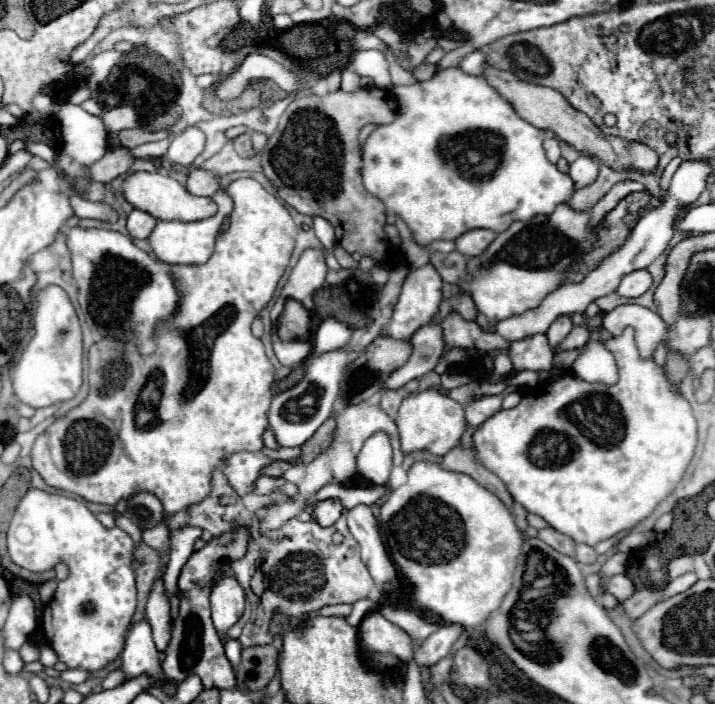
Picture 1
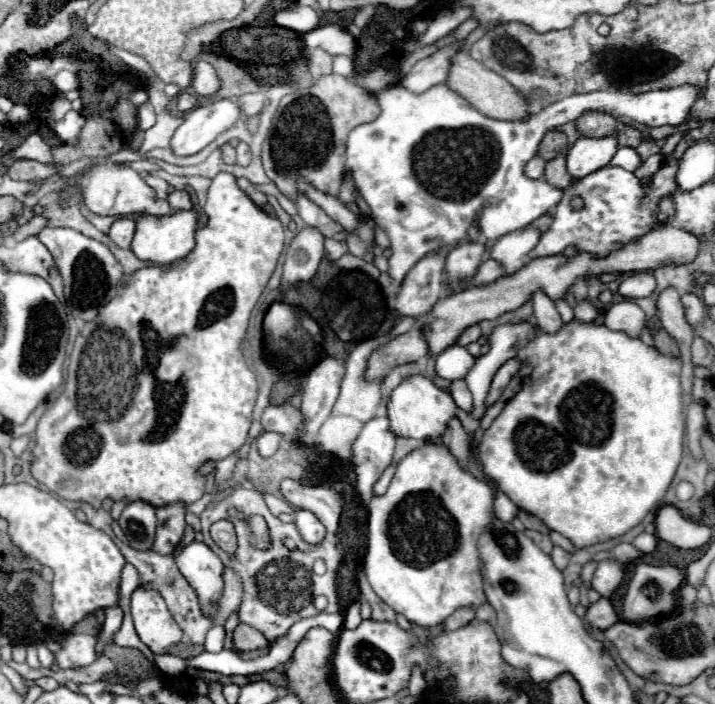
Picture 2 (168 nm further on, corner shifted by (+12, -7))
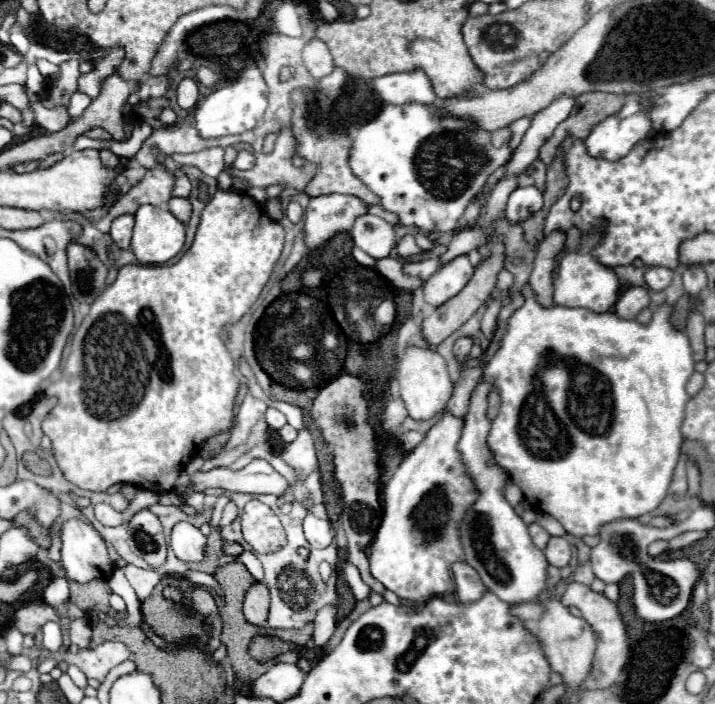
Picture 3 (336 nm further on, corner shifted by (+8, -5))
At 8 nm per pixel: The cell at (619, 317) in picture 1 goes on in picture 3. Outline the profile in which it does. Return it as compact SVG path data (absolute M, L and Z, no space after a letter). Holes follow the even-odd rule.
M628 288L622 292L622 296L618 298L614 312L616 316L620 316L622 320L634 320L638 316L640 310L648 308L648 292L646 288Z

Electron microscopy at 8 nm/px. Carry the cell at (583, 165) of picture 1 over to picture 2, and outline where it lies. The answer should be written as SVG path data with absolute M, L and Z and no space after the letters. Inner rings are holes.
M618 136L604 138L578 138L568 150L568 172L572 178L582 178L608 166L618 150Z

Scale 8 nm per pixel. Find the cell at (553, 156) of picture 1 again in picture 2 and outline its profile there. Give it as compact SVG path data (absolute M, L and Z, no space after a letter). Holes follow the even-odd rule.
M534 156L534 158L526 164L524 174L526 174L528 178L532 178L532 180L538 180L538 178L544 176L544 164L546 164L546 162L544 162L540 156Z

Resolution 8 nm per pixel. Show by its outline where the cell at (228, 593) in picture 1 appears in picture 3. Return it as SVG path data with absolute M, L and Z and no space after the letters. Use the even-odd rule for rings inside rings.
M180 522L172 530L170 548L184 562L202 562L206 552L206 536L188 522Z

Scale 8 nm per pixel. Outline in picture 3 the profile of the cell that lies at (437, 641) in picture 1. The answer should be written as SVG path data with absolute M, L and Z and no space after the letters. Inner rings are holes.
M456 562L452 566L454 570L454 578L456 578L456 600L462 604L472 604L476 600L480 600L480 596L484 594L484 584L478 576L478 572L464 564L464 562Z

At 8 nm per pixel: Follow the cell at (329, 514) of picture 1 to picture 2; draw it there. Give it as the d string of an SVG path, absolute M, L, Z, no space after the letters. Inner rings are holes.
M296 510L294 518L296 518L296 526L298 526L300 536L308 544L320 544L326 538L324 524L312 512L308 512L308 510Z

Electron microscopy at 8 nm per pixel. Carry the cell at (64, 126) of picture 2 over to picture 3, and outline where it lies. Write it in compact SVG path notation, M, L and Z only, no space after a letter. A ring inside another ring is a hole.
M76 92L74 96L72 96L72 100L70 100L70 104L68 104L68 112L72 114L72 118L78 118L88 106L90 106L90 98L86 96L86 94L80 94L80 92Z

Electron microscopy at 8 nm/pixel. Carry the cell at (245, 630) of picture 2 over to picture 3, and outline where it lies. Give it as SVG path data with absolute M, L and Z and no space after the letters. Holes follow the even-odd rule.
M254 584L250 586L250 590L246 592L246 600L244 600L244 618L258 626L264 628L266 626L266 618L268 618L268 590L264 588L264 584Z

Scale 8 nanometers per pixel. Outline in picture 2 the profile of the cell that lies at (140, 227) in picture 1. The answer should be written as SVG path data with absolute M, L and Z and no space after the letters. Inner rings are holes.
M118 218L112 226L110 226L110 240L120 246L120 248L130 248L132 238L134 238L134 230L136 230L136 222L132 218Z

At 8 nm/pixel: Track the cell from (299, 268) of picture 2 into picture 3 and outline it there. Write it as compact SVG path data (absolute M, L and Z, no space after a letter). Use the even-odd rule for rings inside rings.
M328 194L310 198L304 220L304 244L308 252L322 248L340 232L350 232L354 220L364 212L366 204L356 196Z

